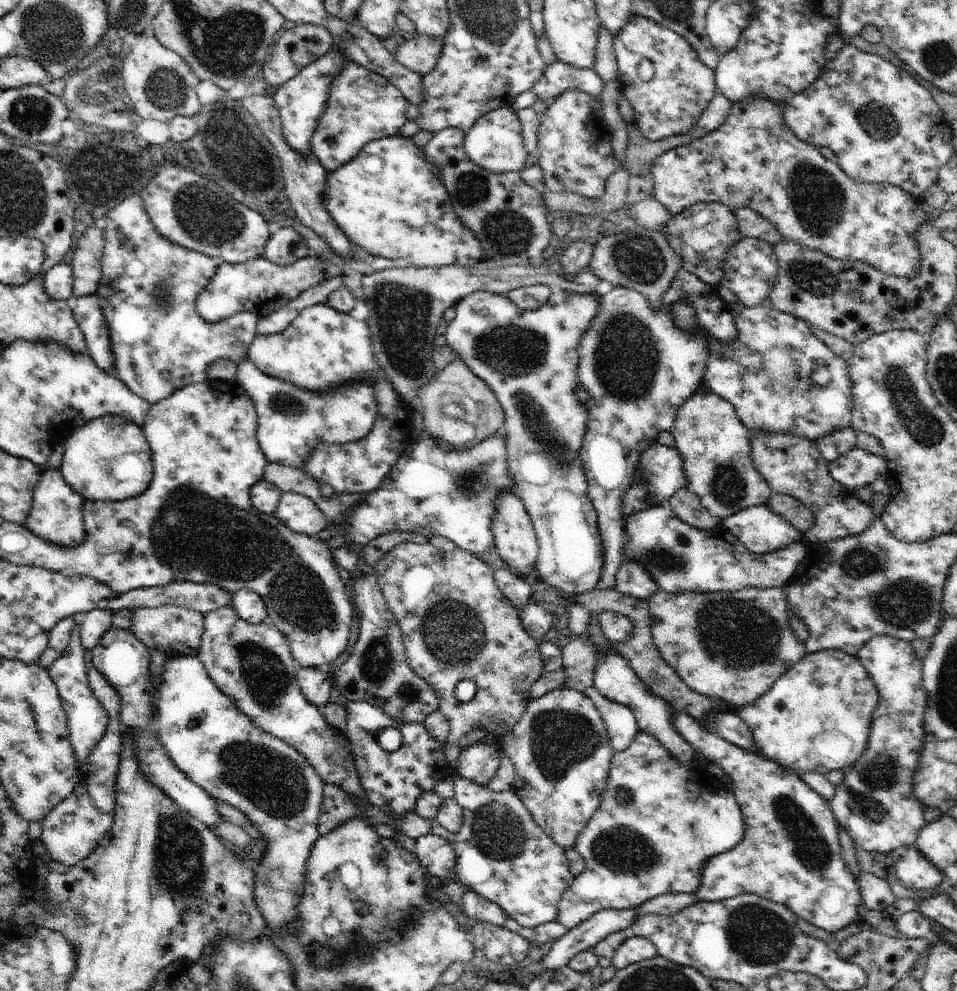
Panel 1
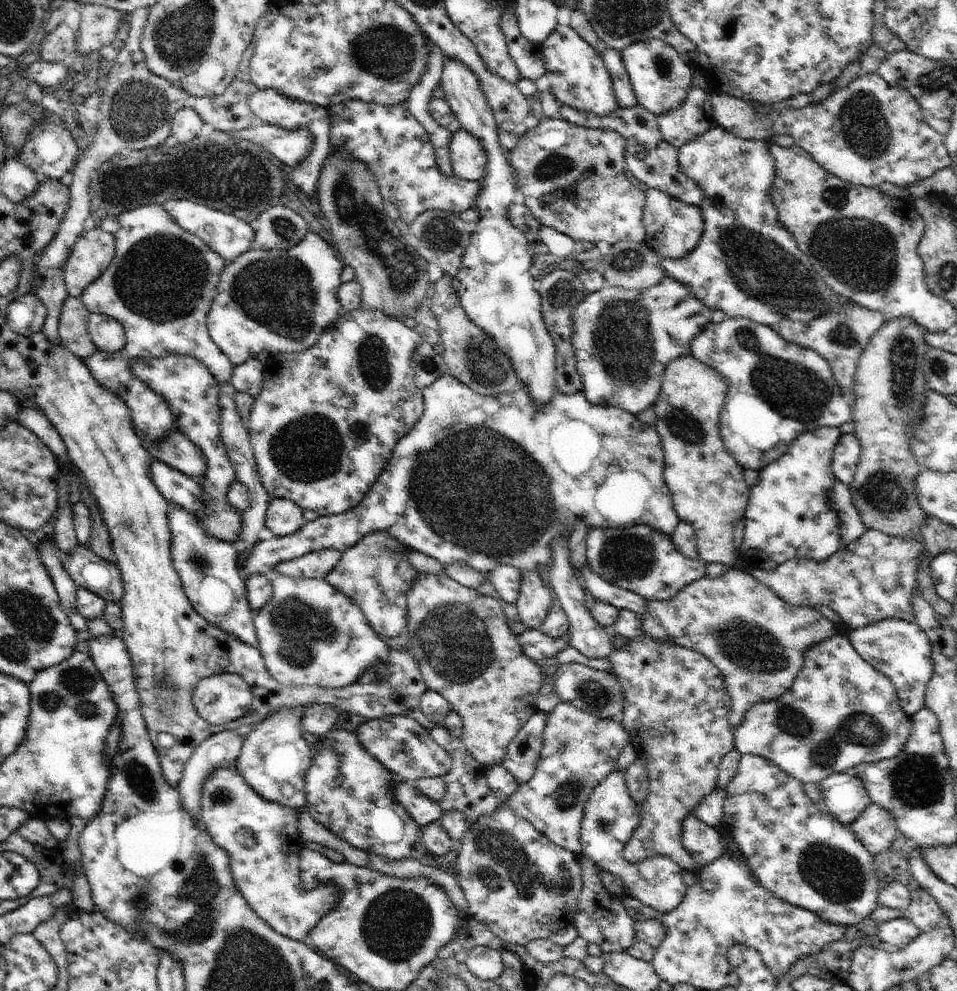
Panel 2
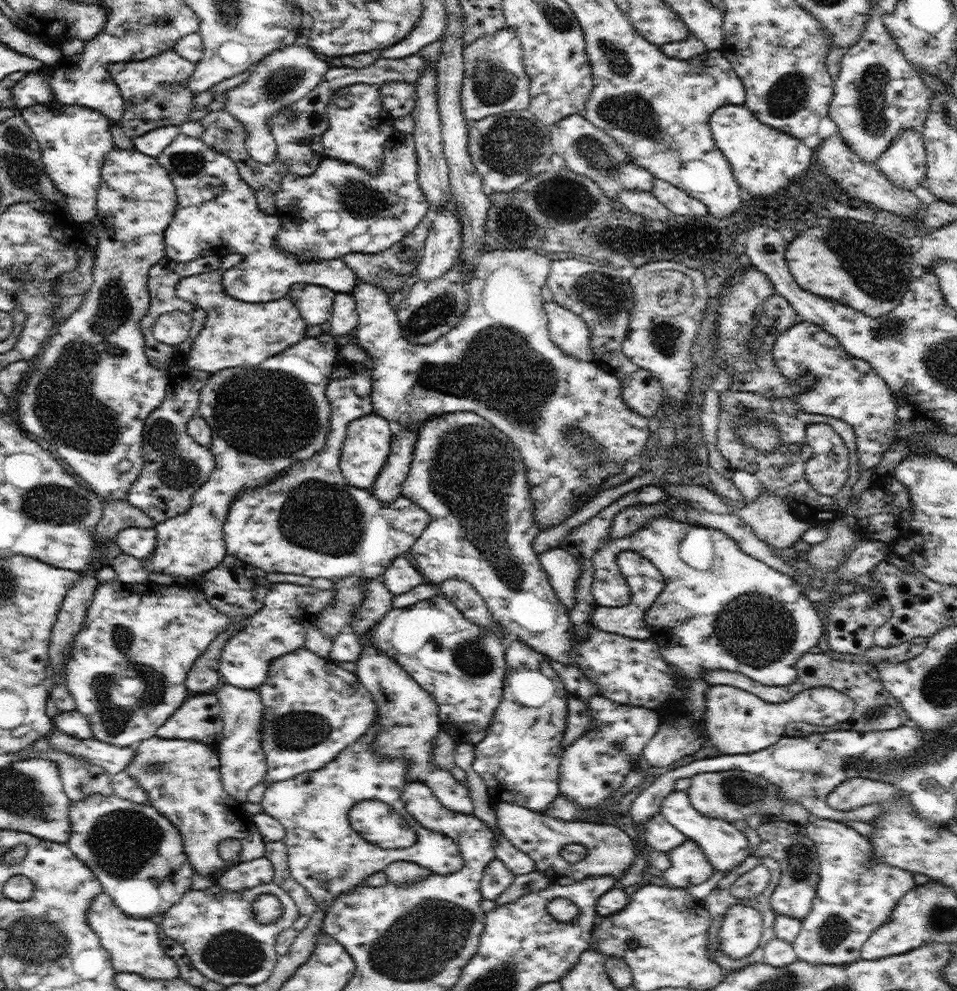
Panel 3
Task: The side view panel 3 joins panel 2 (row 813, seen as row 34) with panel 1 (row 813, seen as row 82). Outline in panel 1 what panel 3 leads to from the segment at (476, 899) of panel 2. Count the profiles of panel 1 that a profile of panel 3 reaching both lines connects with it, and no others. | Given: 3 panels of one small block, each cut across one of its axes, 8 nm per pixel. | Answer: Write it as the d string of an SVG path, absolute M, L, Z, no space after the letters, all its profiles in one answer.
M454 770L454 800L463 810L463 823L455 833L456 864L453 876L484 898L502 907L523 927L554 921L557 904L574 876L568 869L565 850L535 822L520 797L508 789L493 791L468 780Z

